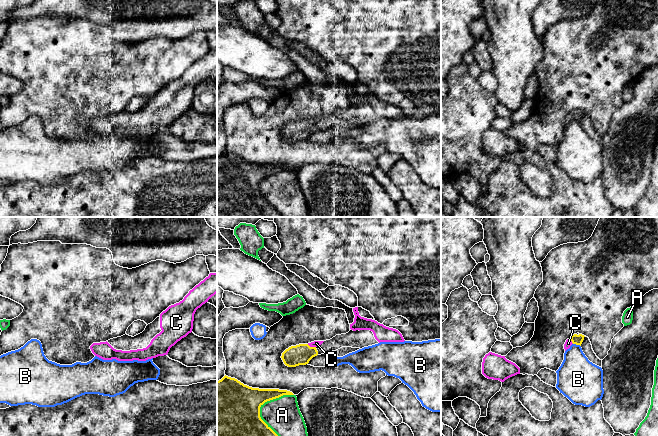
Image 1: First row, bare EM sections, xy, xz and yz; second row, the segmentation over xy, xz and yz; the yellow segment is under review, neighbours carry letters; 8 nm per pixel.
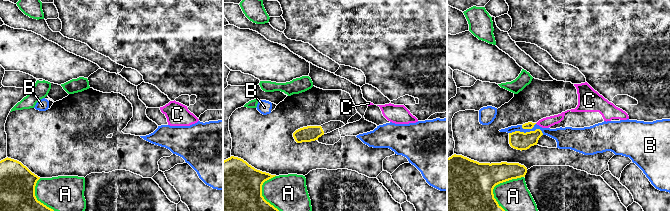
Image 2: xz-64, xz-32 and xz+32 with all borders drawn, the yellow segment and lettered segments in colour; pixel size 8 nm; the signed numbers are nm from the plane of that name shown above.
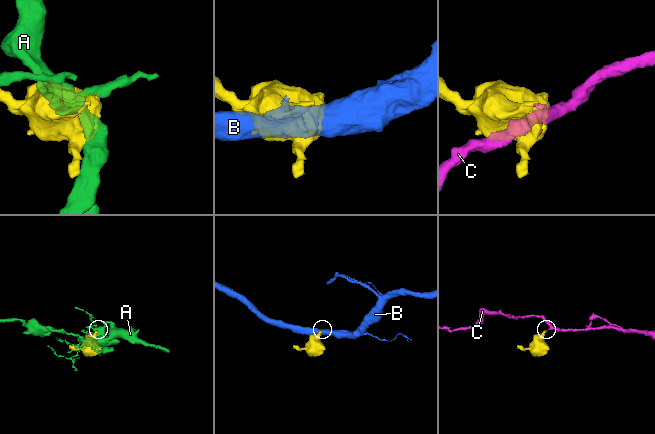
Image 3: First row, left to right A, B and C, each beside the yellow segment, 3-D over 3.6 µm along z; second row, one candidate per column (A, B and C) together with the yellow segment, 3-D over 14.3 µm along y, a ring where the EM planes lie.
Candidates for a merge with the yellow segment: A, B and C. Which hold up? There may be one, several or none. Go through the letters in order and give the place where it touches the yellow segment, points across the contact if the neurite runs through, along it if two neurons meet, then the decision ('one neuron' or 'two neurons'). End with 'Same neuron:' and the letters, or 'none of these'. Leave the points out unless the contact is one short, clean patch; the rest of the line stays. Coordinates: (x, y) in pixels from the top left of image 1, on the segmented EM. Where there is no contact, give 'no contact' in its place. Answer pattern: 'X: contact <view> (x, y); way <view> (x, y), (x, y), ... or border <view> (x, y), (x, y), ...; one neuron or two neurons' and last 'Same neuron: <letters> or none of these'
A: contact xz (262, 404); two neurons
B: contact yz (577, 344); two neurons
C: contact xz (311, 347); way xz (301, 354), (311, 347), (316, 343); one neuron
Same neuron: C

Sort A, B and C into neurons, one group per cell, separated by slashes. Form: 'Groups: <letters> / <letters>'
Groups: A / B / C

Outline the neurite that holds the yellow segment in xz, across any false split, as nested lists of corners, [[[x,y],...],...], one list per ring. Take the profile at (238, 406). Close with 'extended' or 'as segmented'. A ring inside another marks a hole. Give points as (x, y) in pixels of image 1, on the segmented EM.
[[[225,375],[217,381],[217,436],[278,436],[261,419],[260,407],[283,395],[294,394],[287,390],[252,388]]]; as segmented

